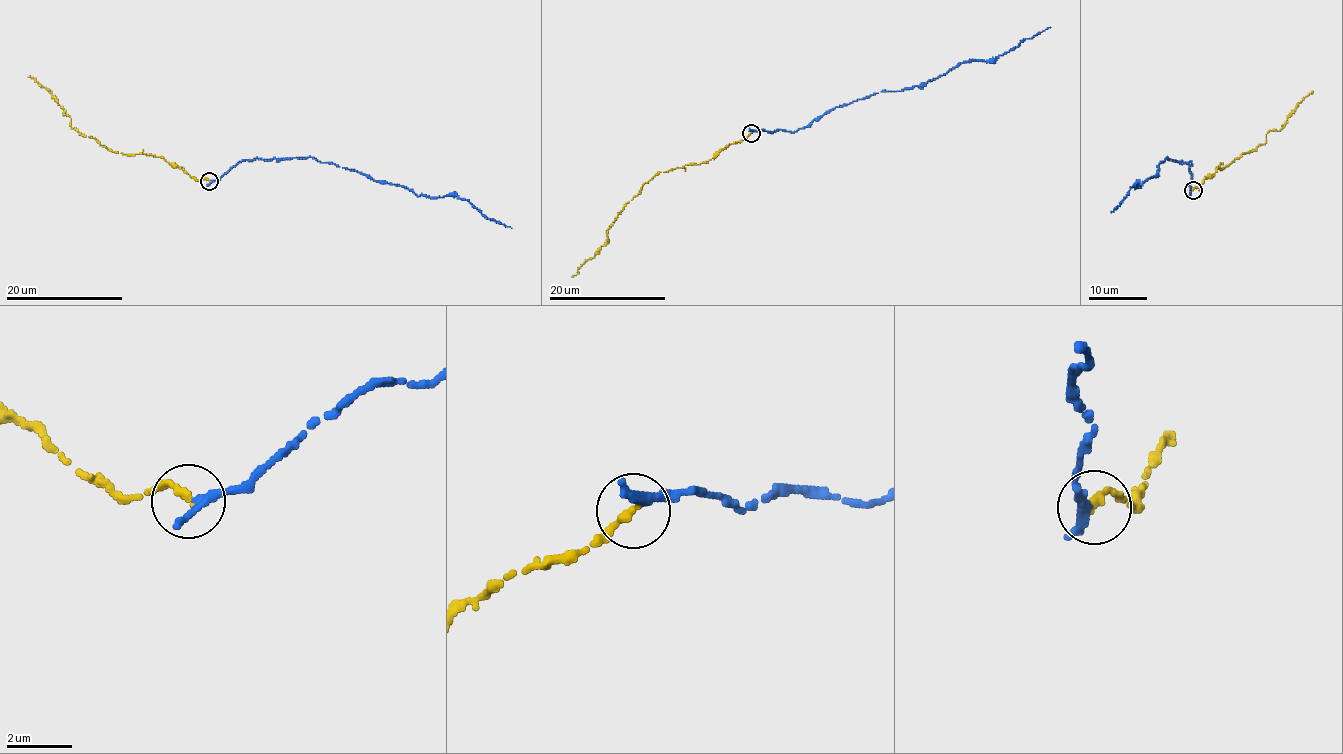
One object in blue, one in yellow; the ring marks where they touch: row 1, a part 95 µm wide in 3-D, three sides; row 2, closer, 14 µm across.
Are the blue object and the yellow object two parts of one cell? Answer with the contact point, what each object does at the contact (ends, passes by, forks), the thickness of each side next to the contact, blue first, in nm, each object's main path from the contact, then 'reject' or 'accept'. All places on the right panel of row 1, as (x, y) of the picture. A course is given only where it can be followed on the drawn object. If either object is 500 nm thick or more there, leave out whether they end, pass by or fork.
(1193, 190) | blue passes by | yellow ends | 260/280 nm | blue via (1192, 190), (1191, 162), (1167, 157), (1158, 165), (1156, 175), (1139, 188), (1136, 183), (1111, 212) | yellow via (1192, 190), (1200, 189), (1217, 168), (1265, 143), (1266, 134), (1279, 131), (1313, 92) | reject

